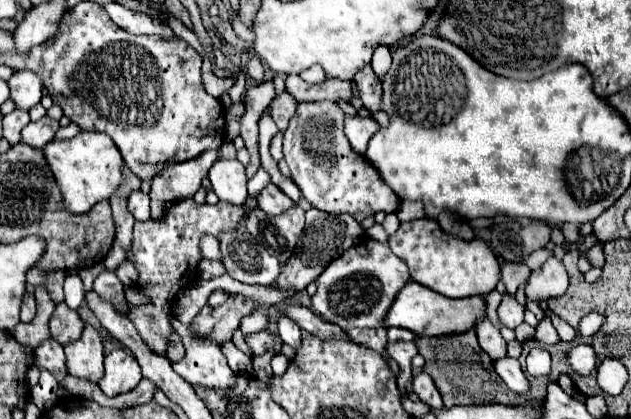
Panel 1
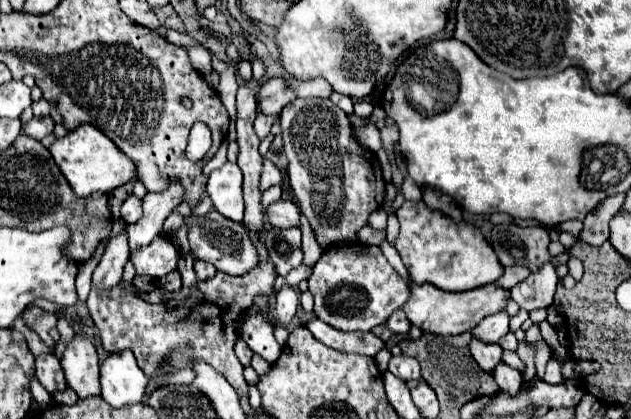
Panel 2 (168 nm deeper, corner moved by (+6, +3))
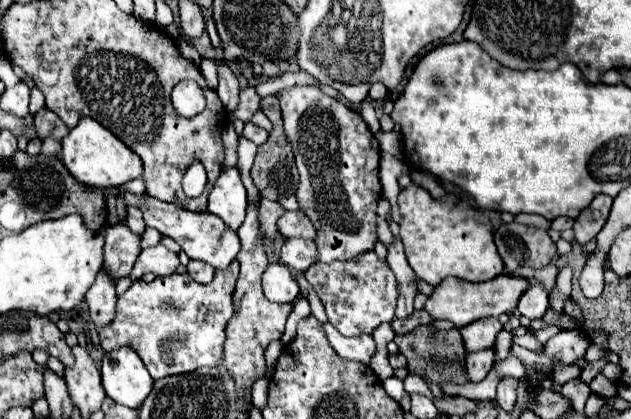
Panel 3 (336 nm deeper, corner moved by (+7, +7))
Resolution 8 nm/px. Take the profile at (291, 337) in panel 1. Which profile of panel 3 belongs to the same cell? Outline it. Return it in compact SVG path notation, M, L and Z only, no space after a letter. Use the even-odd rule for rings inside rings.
M280 262L270 264L266 268L266 274L262 276L262 288L264 288L266 298L270 302L278 302L278 304L292 304L300 294L300 288L298 288L294 276Z

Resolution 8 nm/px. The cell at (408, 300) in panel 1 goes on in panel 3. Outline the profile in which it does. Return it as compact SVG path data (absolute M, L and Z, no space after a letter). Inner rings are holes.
M500 274L490 282L480 282L480 284L470 284L466 280L458 280L458 278L446 278L442 280L434 292L428 296L424 310L434 318L434 320L450 320L456 328L464 328L466 324L486 318L486 316L500 316L500 314L508 314L516 308L518 298L522 296L522 292L528 288L528 280L526 278L514 278L514 276L506 276Z

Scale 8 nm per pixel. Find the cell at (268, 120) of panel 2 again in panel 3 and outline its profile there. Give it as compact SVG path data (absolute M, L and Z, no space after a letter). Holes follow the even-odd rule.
M248 120L248 122L244 124L244 132L242 132L242 136L244 136L244 138L248 138L248 140L252 140L254 144L258 144L258 146L260 146L260 144L264 144L264 142L266 142L268 132L266 132L264 128L260 128L260 126L256 126L254 122L250 122L250 120Z

